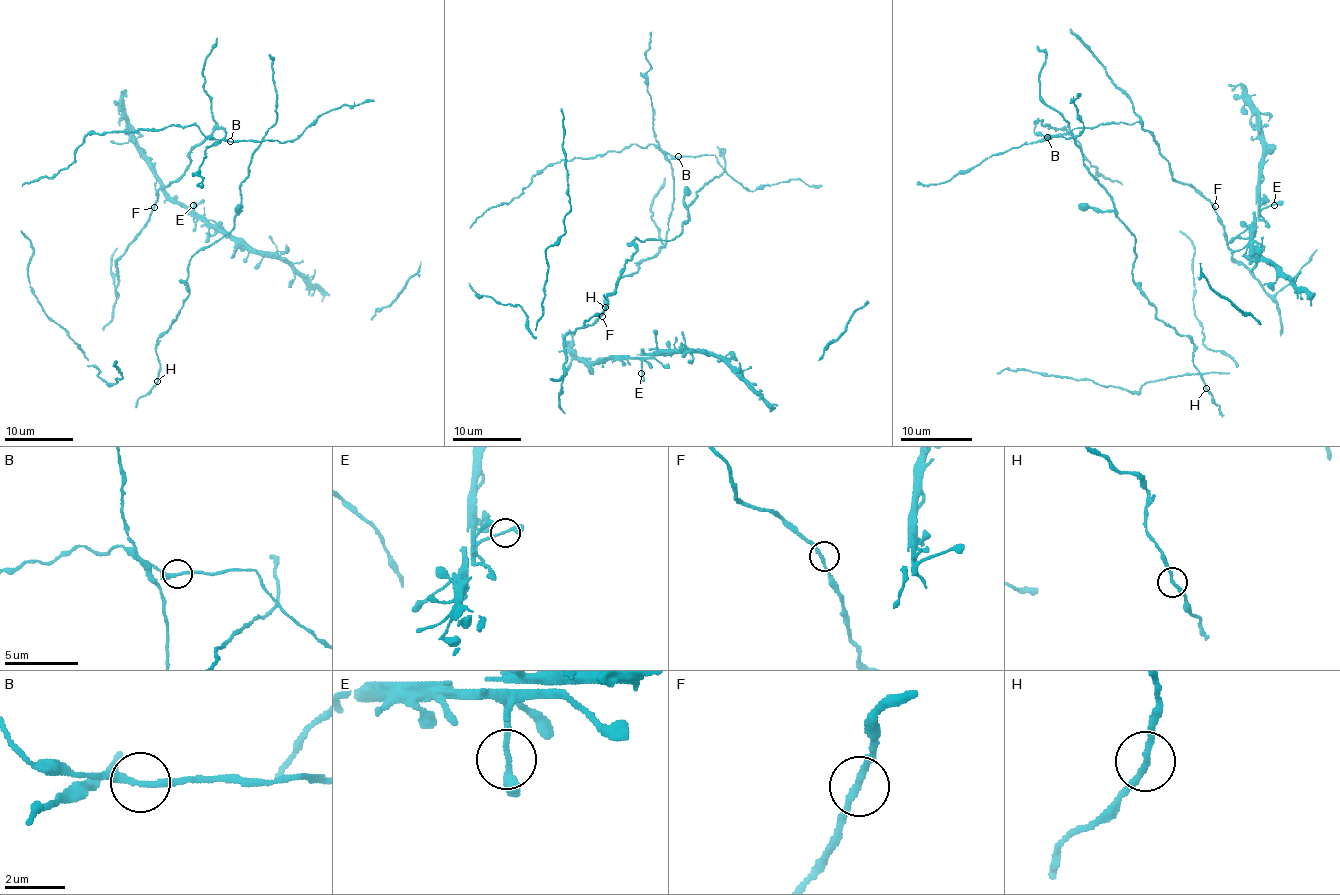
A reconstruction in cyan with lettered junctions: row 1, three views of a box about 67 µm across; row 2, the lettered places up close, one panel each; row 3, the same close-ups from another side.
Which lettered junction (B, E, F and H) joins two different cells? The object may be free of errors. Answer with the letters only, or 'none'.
none

